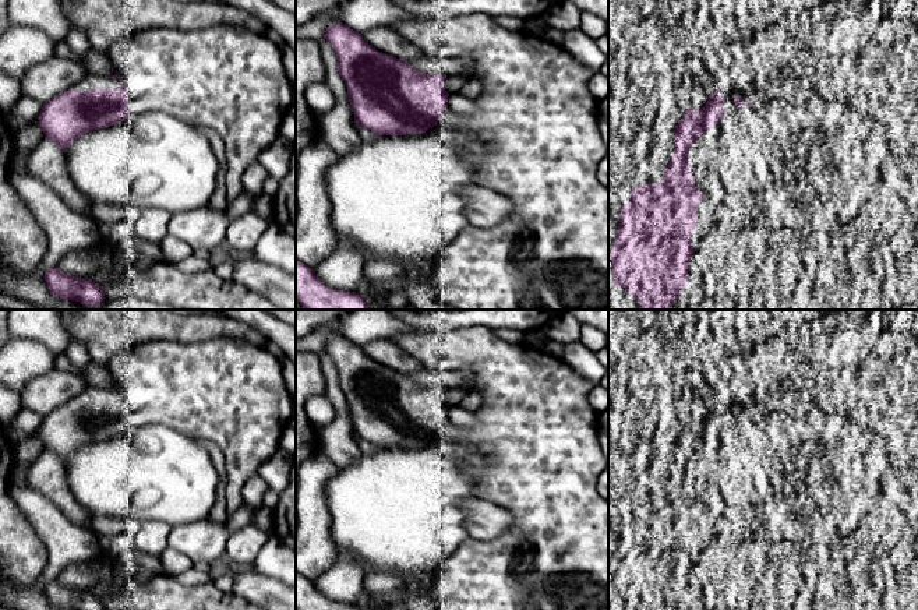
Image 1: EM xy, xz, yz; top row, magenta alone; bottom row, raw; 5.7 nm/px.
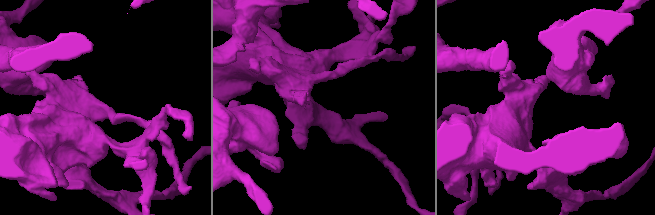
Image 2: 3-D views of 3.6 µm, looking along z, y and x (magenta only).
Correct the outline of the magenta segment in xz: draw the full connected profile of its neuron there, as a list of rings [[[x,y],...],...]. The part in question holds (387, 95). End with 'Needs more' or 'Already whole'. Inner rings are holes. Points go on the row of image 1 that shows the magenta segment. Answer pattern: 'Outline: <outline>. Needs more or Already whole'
Outline: [[[343,22],[331,24],[325,40],[333,47],[338,71],[345,81],[354,123],[377,135],[423,134],[437,126],[439,119],[448,119],[452,112],[446,107],[449,94],[445,91],[445,74],[426,74],[414,70],[407,60],[400,60],[378,52],[368,45],[361,34]]]. Needs more

